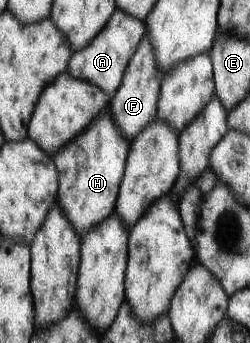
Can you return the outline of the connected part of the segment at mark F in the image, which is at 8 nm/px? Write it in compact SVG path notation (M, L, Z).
M148 31L144 34L136 53L130 59L130 63L126 66L124 77L120 82L120 87L116 93L111 96L110 113L114 123L118 125L120 133L124 139L128 139L128 143L134 141L134 137L157 118L157 107L160 95L161 75L158 73L158 65L156 65L156 53L152 47L152 41L148 37Z

